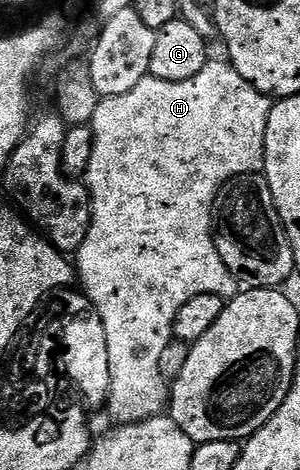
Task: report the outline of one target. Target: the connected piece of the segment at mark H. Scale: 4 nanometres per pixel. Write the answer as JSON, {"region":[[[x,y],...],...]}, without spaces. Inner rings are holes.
{"region":[[[210,61],[190,81],[162,81],[146,78],[138,81],[130,93],[122,93],[118,97],[101,98],[94,109],[94,117],[90,124],[94,133],[94,153],[90,156],[88,171],[83,182],[88,188],[88,196],[92,198],[92,220],[86,233],[86,241],[74,253],[74,266],[78,283],[85,292],[91,293],[93,307],[97,308],[106,329],[106,345],[110,353],[110,373],[112,374],[112,393],[110,408],[120,421],[139,421],[153,419],[165,410],[170,399],[170,387],[158,369],[158,361],[162,358],[162,349],[173,342],[172,322],[178,317],[178,309],[190,301],[190,297],[198,297],[198,293],[214,293],[225,301],[238,293],[238,280],[226,269],[222,257],[216,248],[212,236],[212,206],[220,188],[236,175],[254,175],[263,172],[264,146],[266,145],[266,121],[270,121],[273,100],[267,95],[258,93],[243,77],[235,71],[231,62],[216,63]]]}

